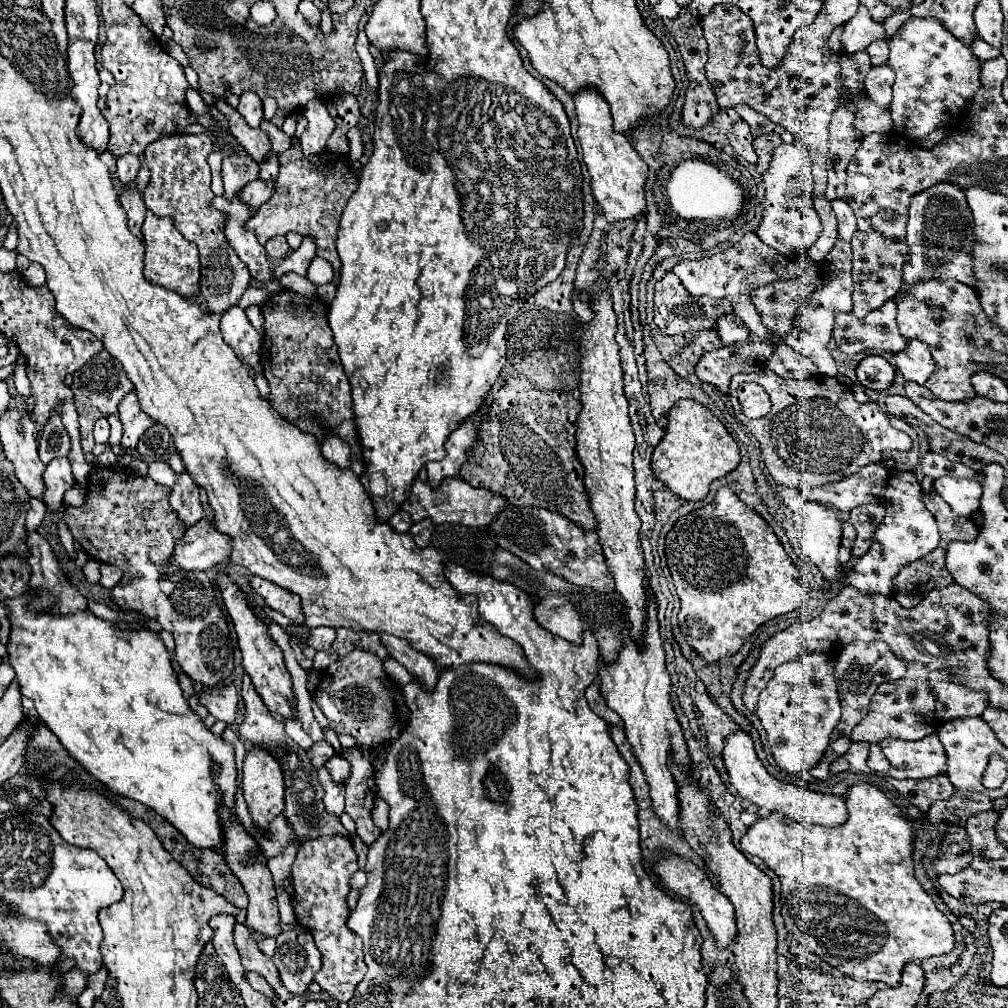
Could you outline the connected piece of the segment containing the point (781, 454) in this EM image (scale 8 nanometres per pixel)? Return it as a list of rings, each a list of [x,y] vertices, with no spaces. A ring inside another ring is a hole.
[[[766,370],[766,392],[772,400],[772,410],[760,420],[746,418],[738,398],[732,394],[730,394],[730,402],[734,400],[736,403],[734,406],[736,418],[740,418],[740,422],[760,442],[764,464],[766,464],[768,472],[772,474],[772,478],[782,486],[800,488],[800,486],[810,486],[810,484],[824,486],[830,482],[838,482],[842,478],[856,474],[862,466],[882,460],[884,450],[908,450],[912,446],[910,436],[894,430],[890,426],[888,414],[884,414],[876,402],[858,404],[852,396],[852,390],[834,378],[816,376],[816,378],[808,378],[808,380],[782,380],[774,372]]]

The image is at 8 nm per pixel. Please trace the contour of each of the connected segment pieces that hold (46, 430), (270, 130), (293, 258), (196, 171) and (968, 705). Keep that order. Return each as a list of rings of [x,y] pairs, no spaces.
[[[58,414],[52,416],[50,424],[42,426],[38,442],[40,442],[38,454],[40,454],[40,460],[44,464],[50,464],[54,458],[60,458],[60,456],[68,454],[70,440],[68,440],[68,434],[66,434],[66,430],[64,430]]]
[[[263,120],[262,124],[260,124],[260,130],[264,130],[266,136],[270,138],[272,152],[282,154],[282,152],[286,152],[292,146],[292,138],[288,134],[284,134],[280,128],[276,128],[272,122]]]
[[[304,238],[298,250],[292,250],[274,270],[274,276],[280,278],[286,272],[296,272],[300,276],[306,276],[306,270],[312,262],[312,258],[316,256],[316,246],[312,242],[312,238]]]
[[[182,134],[154,140],[144,152],[144,162],[150,170],[150,182],[142,194],[150,212],[156,216],[170,216],[176,228],[198,246],[202,262],[200,292],[210,312],[222,314],[240,300],[252,278],[224,236],[224,214],[210,208],[210,200],[214,198],[210,190],[210,166],[206,162],[210,150],[212,140],[208,134]]]
[[[934,670],[928,682],[936,692],[936,716],[940,720],[954,720],[962,716],[980,716],[988,706],[988,694],[977,692],[962,684],[952,684],[952,674],[948,670]]]

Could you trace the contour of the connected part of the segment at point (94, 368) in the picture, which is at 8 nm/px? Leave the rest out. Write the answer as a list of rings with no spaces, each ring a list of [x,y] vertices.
[[[102,350],[100,354],[96,354],[90,362],[86,362],[80,370],[74,372],[74,382],[72,382],[72,392],[76,398],[76,410],[78,410],[78,422],[80,422],[80,444],[84,452],[92,452],[94,448],[94,438],[92,438],[92,430],[94,430],[94,422],[100,416],[110,416],[118,412],[118,404],[120,400],[132,392],[132,384],[122,368],[122,364],[112,358],[106,350]]]

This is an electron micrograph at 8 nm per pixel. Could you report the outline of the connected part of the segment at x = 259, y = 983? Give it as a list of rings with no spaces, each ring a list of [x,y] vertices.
[[[248,972],[248,982],[252,984],[252,988],[254,990],[258,990],[258,992],[262,992],[266,998],[270,998],[272,1002],[274,1002],[274,992],[270,992],[270,986],[266,984],[266,980],[262,980],[262,976],[258,976],[256,972]]]

